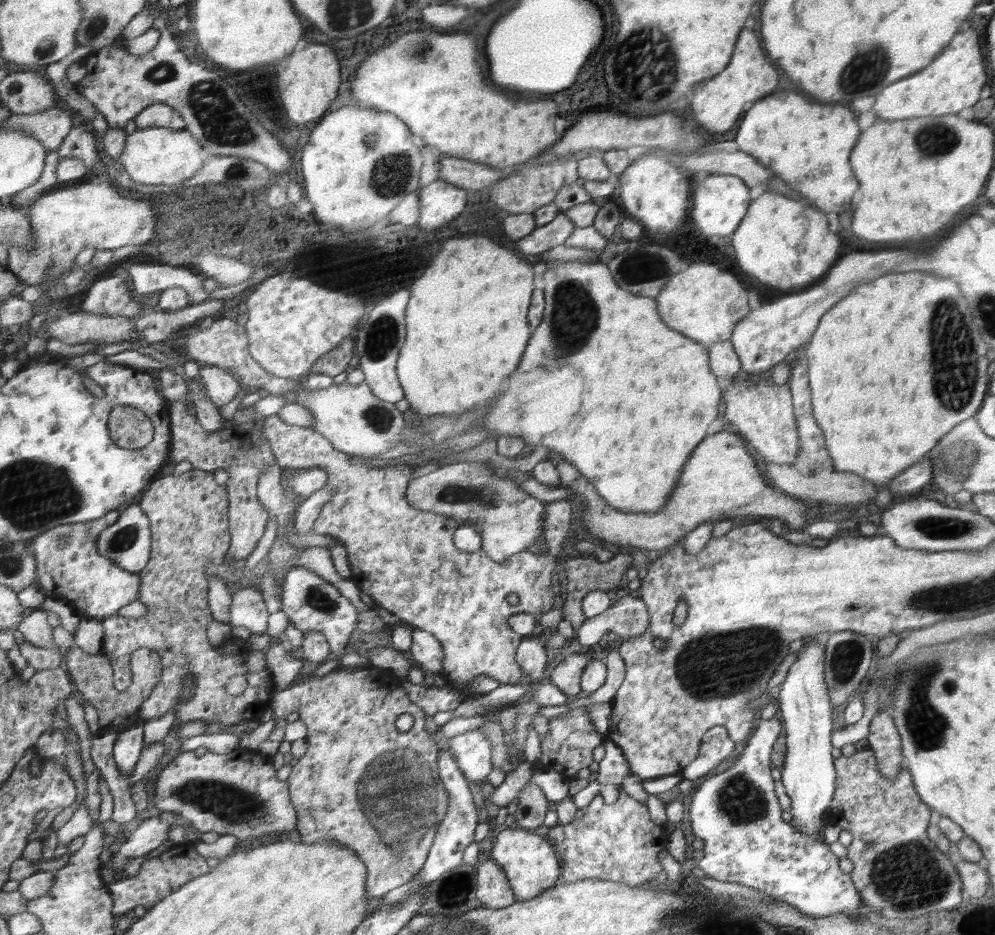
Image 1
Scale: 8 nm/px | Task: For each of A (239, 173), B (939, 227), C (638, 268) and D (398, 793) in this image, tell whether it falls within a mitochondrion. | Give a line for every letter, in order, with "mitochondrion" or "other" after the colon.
A: mitochondrion
B: other
C: mitochondrion
D: mitochondrion

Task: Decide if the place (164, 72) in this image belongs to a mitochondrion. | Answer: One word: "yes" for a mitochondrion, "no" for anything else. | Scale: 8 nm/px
yes

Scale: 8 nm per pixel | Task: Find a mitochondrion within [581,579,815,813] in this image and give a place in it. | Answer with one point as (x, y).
(714, 666)

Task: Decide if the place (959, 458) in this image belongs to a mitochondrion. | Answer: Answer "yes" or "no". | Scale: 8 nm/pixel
yes

